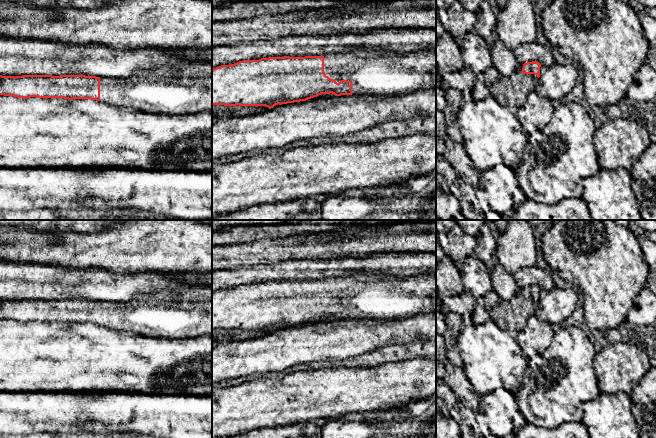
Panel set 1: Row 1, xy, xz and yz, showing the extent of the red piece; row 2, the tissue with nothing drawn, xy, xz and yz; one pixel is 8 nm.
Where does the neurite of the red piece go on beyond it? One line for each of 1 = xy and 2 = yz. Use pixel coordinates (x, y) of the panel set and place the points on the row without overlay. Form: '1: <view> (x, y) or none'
1: xy (160, 315)
2: yz (511, 315)

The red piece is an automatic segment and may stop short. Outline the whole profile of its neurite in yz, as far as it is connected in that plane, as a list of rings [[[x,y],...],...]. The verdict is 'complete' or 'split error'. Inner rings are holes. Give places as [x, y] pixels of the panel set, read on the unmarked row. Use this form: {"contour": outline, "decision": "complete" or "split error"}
{"contour": [[[537,285],[518,288],[516,295],[509,301],[500,301],[490,312],[491,319],[503,330],[509,332],[522,331],[527,319],[535,314],[536,307],[540,301],[541,288]]], "decision": "split error"}

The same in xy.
{"contour": [[[169,292],[140,294],[124,302],[0,299],[0,319],[23,323],[91,323],[146,337],[197,338],[212,334],[212,299],[180,300]]], "decision": "split error"}

